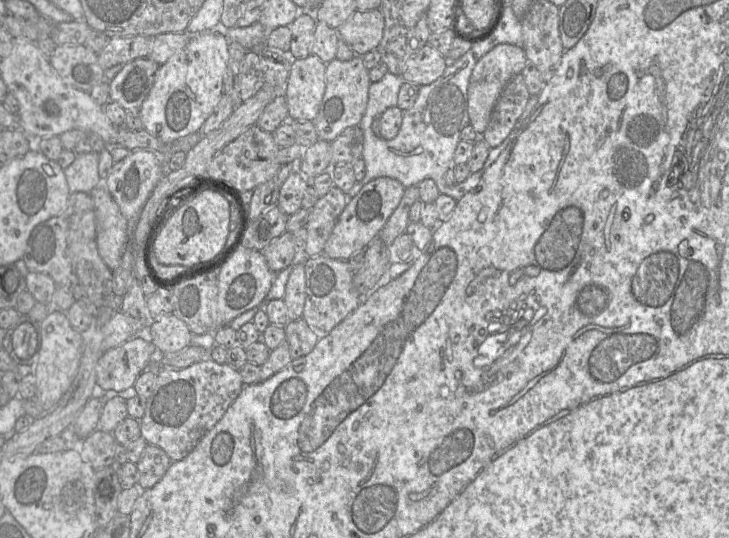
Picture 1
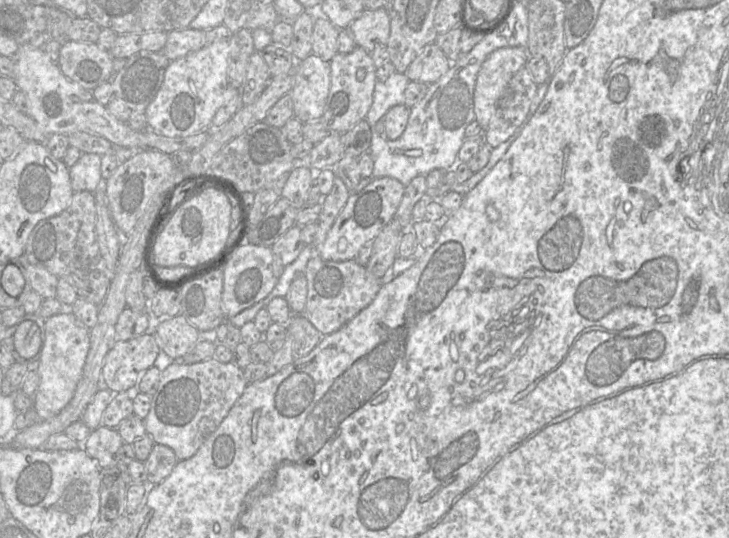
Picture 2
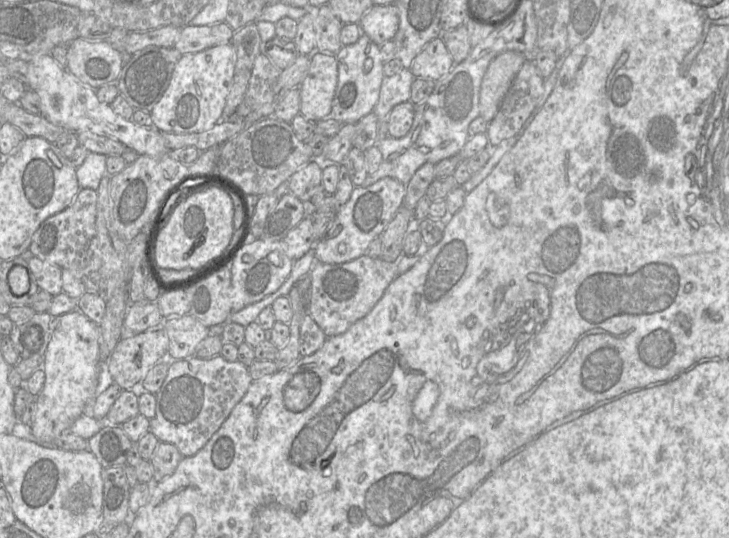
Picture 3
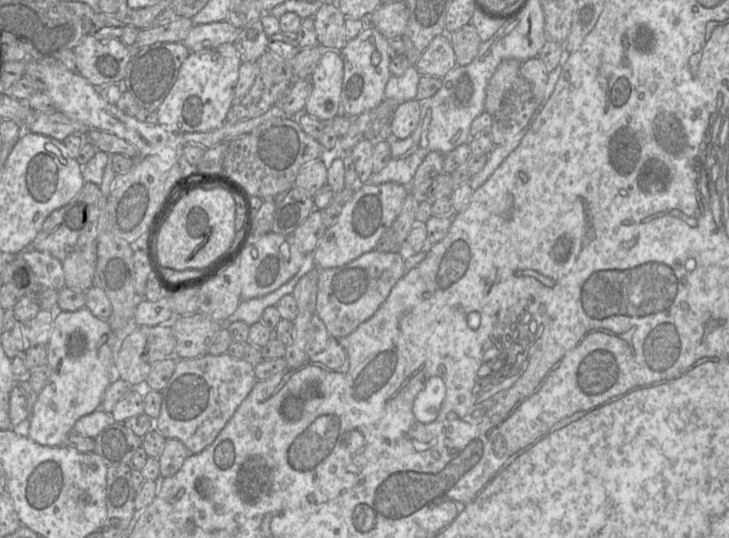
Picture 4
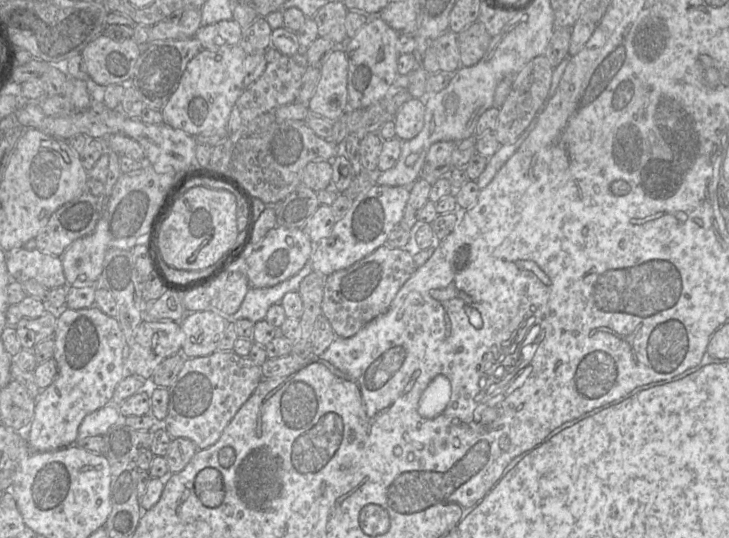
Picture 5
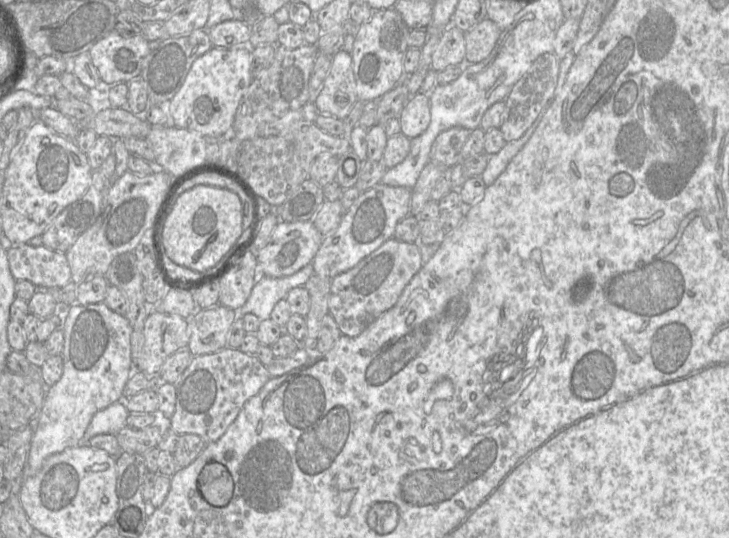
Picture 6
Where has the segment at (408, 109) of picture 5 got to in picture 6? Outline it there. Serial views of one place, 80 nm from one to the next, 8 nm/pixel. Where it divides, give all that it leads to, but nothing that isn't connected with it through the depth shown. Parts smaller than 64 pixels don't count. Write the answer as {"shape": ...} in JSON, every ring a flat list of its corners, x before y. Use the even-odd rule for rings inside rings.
{"shape":[[417,93,405,104,399,122,401,133,409,139,421,135,431,121,429,93]]}

